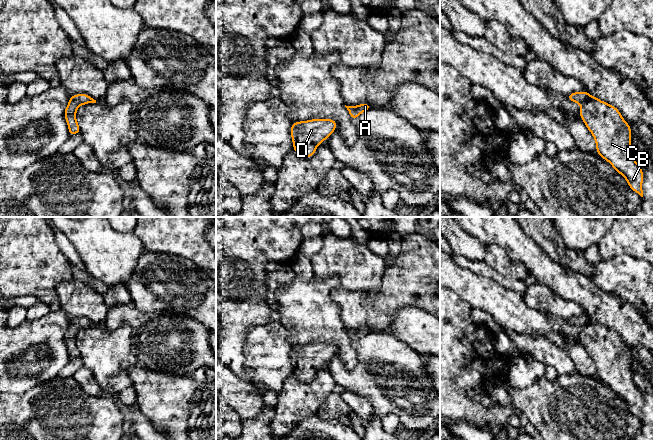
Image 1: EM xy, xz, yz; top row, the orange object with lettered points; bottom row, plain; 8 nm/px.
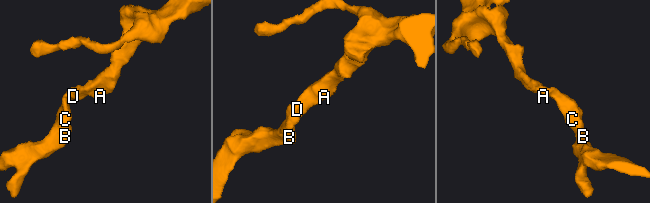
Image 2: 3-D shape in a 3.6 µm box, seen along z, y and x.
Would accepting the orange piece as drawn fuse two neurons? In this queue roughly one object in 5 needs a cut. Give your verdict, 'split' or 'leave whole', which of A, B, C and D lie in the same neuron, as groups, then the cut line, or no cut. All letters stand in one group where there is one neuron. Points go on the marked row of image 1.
leave whole; groups A B C D; cut none

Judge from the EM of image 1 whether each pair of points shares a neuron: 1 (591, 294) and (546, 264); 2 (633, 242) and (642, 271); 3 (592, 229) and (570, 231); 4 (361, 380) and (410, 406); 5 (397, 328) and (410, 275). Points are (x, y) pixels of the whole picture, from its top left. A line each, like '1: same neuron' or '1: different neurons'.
1: same neuron
2: different neurons
3: same neuron
4: same neuron
5: different neurons

